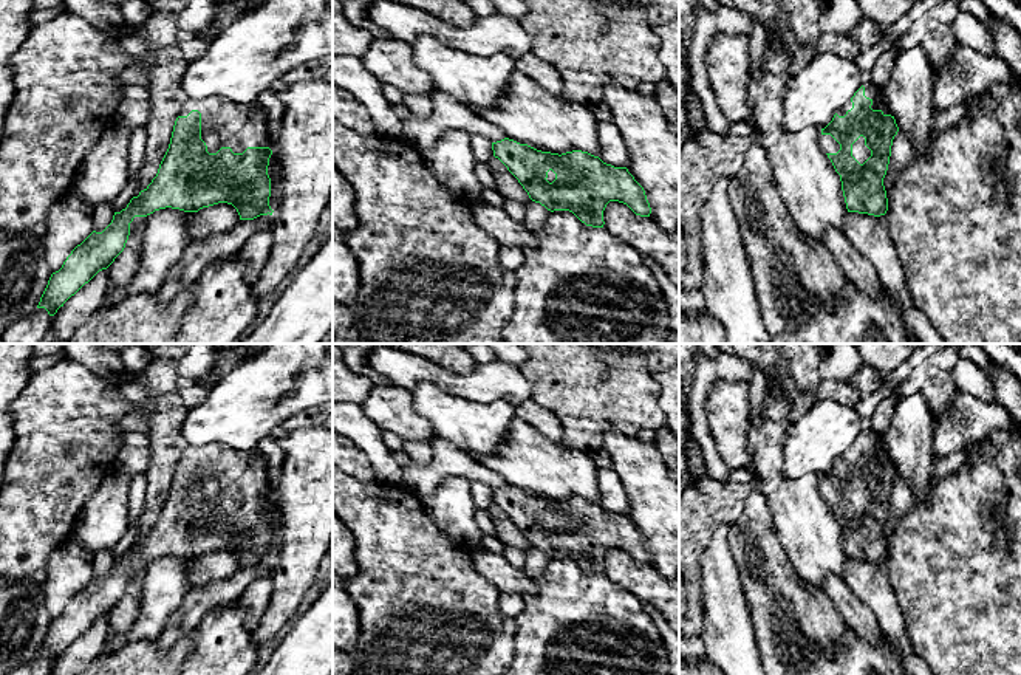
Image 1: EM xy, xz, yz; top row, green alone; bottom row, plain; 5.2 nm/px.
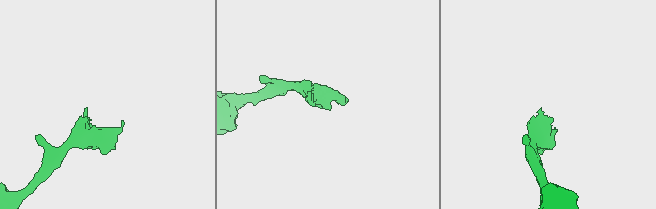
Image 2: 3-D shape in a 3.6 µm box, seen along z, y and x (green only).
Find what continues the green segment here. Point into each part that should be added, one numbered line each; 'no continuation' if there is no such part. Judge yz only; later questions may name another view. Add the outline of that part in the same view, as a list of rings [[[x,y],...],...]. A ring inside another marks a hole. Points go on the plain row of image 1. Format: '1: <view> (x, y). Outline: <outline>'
1: yz (860, 499). Outline: [[[860,483],[854,491],[852,491],[852,503],[863,511],[869,503],[871,497],[865,492],[865,485]]]

